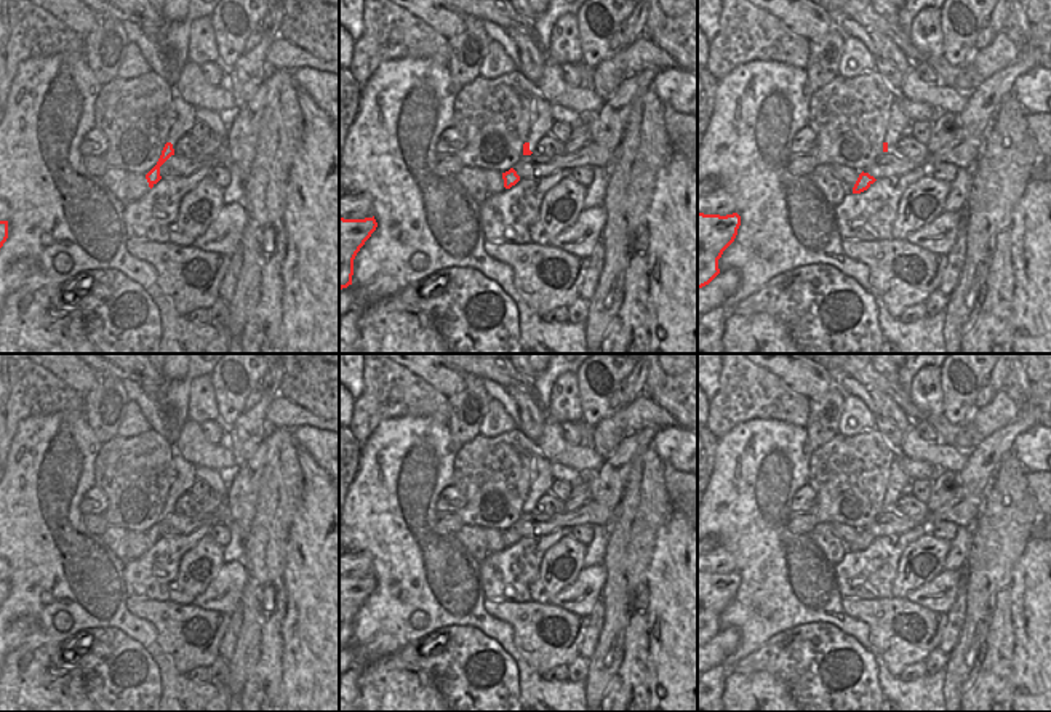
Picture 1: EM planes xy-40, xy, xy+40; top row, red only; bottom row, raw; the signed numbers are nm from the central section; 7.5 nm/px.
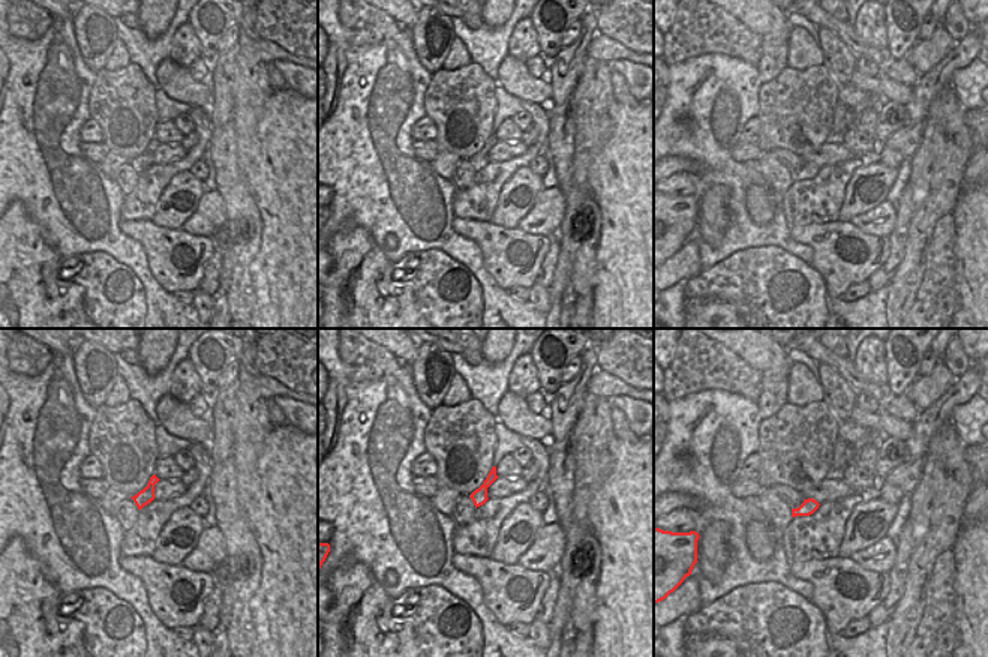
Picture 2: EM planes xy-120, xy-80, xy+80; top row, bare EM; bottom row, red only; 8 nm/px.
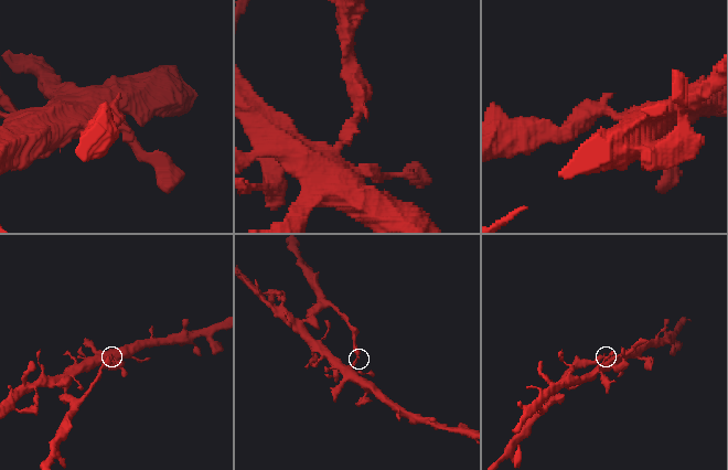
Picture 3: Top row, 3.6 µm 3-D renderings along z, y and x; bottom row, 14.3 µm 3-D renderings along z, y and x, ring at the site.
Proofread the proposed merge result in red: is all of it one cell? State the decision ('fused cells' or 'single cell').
fused cells

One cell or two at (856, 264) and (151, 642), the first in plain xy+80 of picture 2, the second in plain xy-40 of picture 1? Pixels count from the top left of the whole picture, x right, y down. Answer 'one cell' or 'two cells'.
two cells

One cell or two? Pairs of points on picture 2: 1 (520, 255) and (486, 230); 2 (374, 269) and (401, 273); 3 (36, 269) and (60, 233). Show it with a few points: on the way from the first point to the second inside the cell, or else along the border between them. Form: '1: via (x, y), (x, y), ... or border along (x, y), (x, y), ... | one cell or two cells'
1: via (511, 255), (495, 239) | one cell
2: border along (390, 263), (390, 278), (408, 284), (414, 299) | two cells
3: border along (30, 216), (39, 228), (41, 237), (60, 258) | two cells

